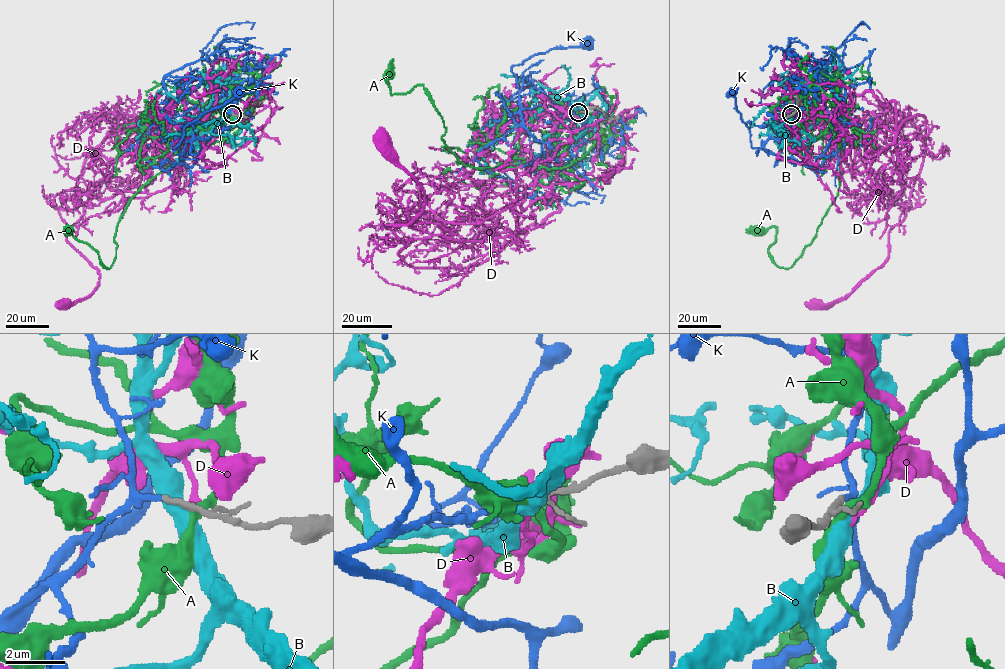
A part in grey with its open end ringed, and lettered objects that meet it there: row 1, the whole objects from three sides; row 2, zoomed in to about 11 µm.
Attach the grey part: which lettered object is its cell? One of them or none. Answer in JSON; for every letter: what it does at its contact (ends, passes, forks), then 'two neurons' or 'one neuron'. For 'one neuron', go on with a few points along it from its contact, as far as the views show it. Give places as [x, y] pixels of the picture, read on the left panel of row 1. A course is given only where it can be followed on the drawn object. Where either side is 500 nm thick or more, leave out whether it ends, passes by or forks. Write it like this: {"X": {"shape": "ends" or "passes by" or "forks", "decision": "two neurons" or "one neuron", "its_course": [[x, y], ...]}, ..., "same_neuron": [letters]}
{"A": {"shape": "passes by", "decision": "two neurons"}, "B": {"shape": "passes by", "decision": "two neurons"}, "D": {"shape": "ends", "decision": "two neurons"}, "K": {"shape": "passes by", "decision": "one neuron", "its_course": [[231, 114], [209, 138], [193, 138], [186, 142], [180, 154], [174, 147], [189, 123], [224, 105], [238, 93]]}, "same_neuron": ["K"]}

